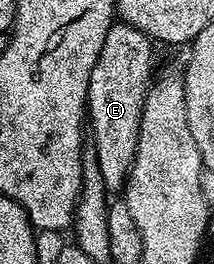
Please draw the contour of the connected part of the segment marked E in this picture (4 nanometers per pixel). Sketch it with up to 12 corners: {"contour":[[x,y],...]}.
{"contour":[[116,21],[89,72],[89,138],[122,191],[153,81],[145,32]]}

